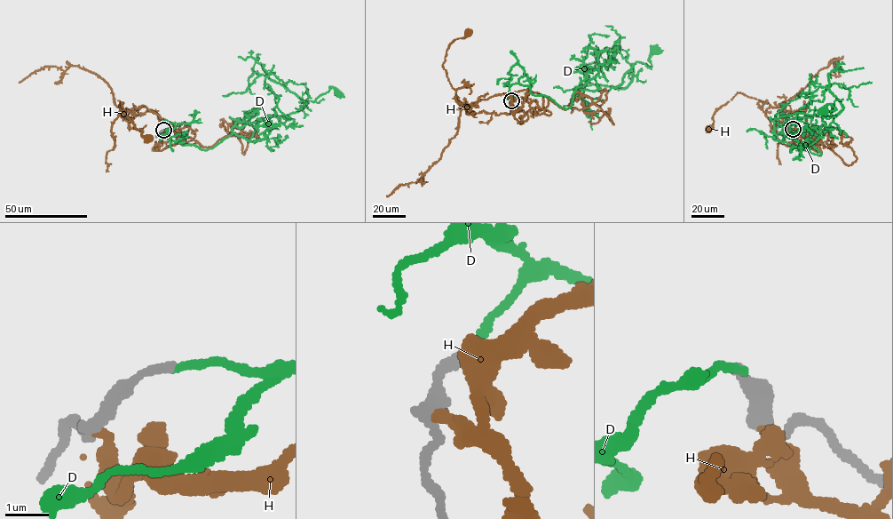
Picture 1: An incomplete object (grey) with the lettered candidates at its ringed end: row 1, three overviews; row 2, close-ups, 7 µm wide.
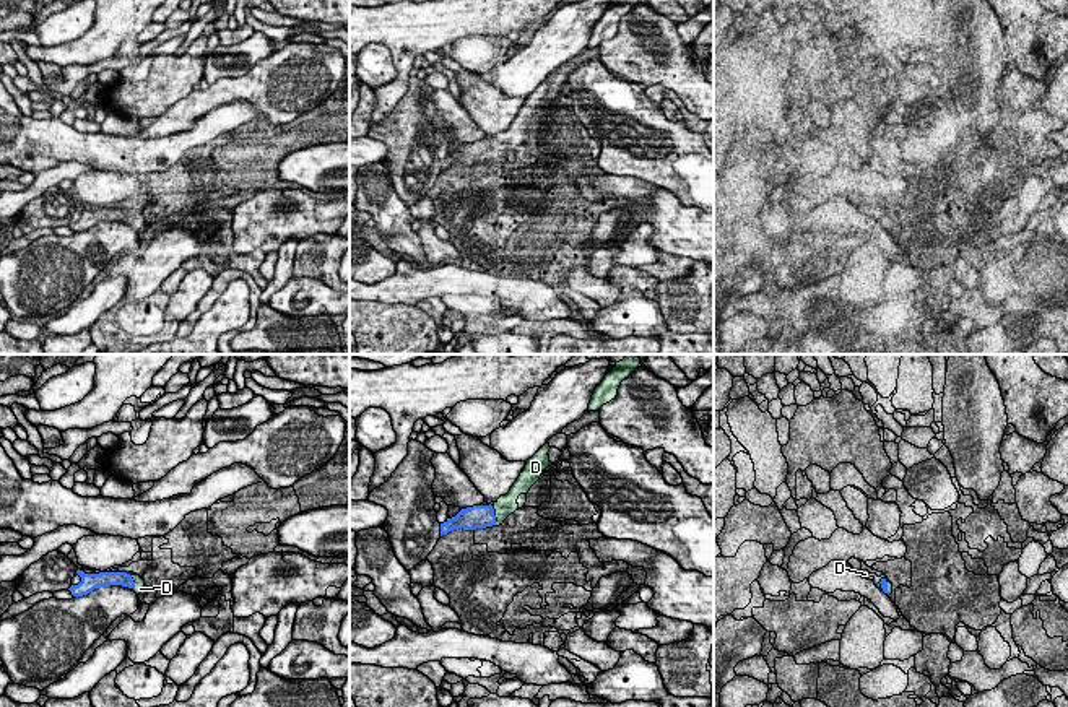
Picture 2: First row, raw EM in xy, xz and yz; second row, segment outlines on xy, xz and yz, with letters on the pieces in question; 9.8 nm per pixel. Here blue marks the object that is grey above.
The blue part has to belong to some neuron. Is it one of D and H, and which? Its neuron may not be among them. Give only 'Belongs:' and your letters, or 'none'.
Belongs: D

